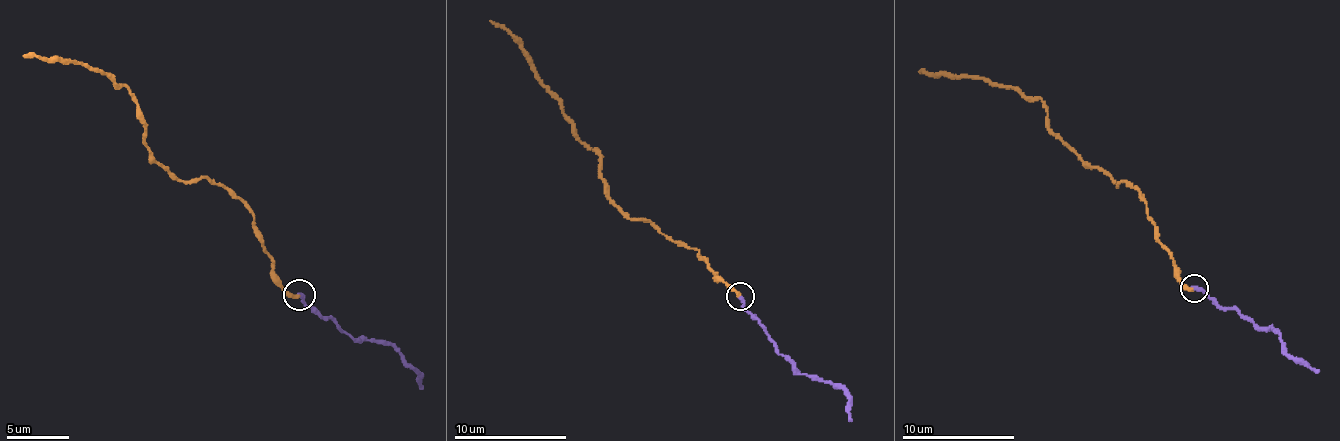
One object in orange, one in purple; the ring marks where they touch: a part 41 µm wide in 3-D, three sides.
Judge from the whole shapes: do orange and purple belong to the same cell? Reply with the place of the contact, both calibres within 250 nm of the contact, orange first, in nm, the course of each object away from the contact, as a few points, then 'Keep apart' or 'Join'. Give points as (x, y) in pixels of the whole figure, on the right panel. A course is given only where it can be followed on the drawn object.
Place: (1194, 288). Thickness 320 nm (orange) against 360 nm. Course of orange: (1193, 287), (1174, 267), (1143, 199), (1083, 163), (1038, 98), (919, 69). Course of purple: (1193, 287), (1219, 307), (1236, 310), (1258, 327), (1273, 329), (1281, 346), (1318, 372). Join

